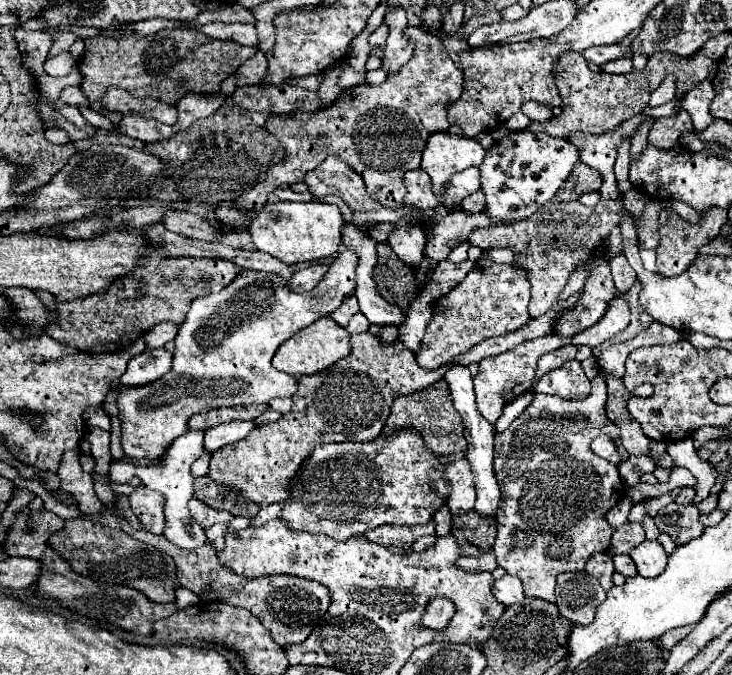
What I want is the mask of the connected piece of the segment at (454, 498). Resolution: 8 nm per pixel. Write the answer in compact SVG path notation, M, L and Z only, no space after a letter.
M465 458L454 461L446 469L446 479L450 481L450 497L448 497L446 505L452 513L452 517L464 515L473 509L476 503L476 487L474 487L470 463Z

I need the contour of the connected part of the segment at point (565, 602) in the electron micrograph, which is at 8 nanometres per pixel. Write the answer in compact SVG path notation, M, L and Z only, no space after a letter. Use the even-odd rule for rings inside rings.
M586 571L560 573L556 577L556 607L576 625L590 625L596 607L606 599L606 591Z

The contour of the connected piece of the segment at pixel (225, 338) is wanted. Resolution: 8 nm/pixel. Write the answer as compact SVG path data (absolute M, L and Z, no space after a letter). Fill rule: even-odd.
M352 249L338 253L334 263L328 269L328 275L310 291L310 293L292 293L286 281L272 273L242 271L228 287L220 293L194 299L186 321L182 323L176 335L176 349L172 359L172 369L160 377L156 383L142 387L122 387L118 395L118 417L122 421L122 449L130 459L160 459L166 447L186 433L188 419L194 413L210 411L216 407L234 407L234 405L254 405L268 403L272 397L292 397L298 389L298 383L288 373L280 373L272 367L272 357L280 343L290 339L300 329L312 325L316 319L330 315L342 305L342 301L354 293L356 287L356 265L358 255Z

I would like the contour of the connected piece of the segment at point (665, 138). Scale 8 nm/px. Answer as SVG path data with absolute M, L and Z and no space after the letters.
M680 107L680 111L674 115L674 119L670 119L670 117L656 119L654 127L650 129L648 139L650 139L652 145L656 145L660 149L670 149L678 143L680 131L684 131L684 129L692 131L692 121L686 115L686 109Z

